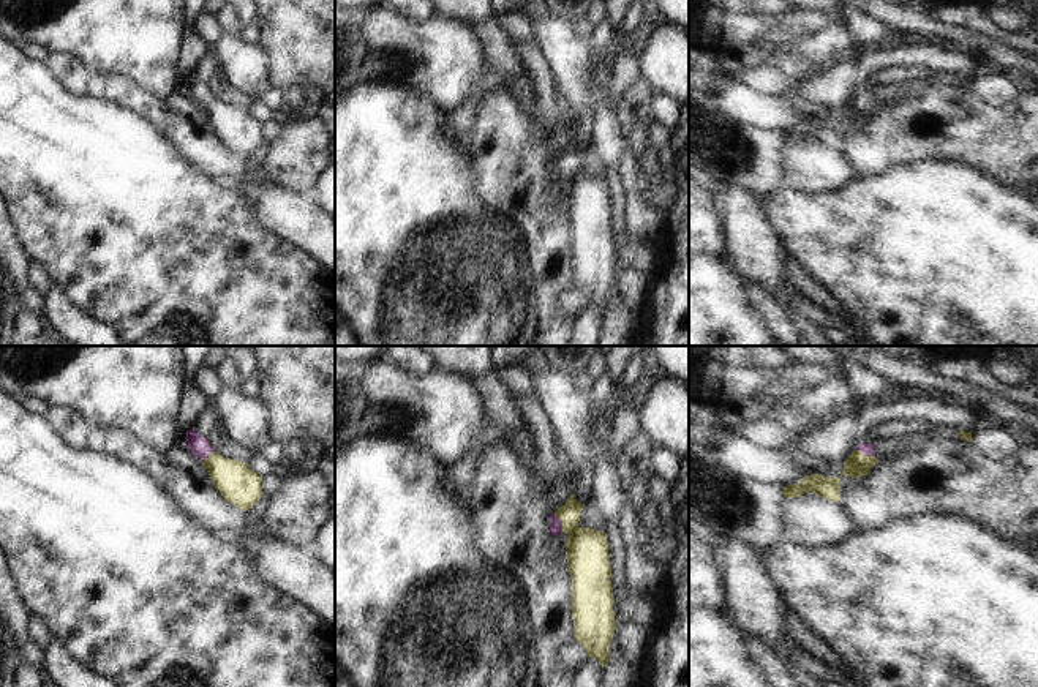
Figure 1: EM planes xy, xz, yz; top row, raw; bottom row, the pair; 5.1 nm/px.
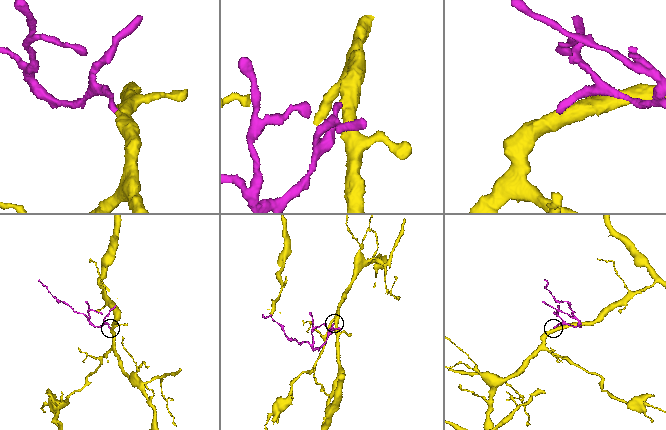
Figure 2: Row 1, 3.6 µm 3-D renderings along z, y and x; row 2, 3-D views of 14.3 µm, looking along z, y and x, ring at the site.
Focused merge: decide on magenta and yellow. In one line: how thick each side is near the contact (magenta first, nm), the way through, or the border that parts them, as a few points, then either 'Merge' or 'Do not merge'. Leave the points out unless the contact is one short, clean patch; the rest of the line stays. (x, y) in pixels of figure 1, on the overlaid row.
Thickness 60 nm (magenta) against 220 nm. Path across: xz (556, 528), (560, 521), (586, 547), (588, 559). Merge

